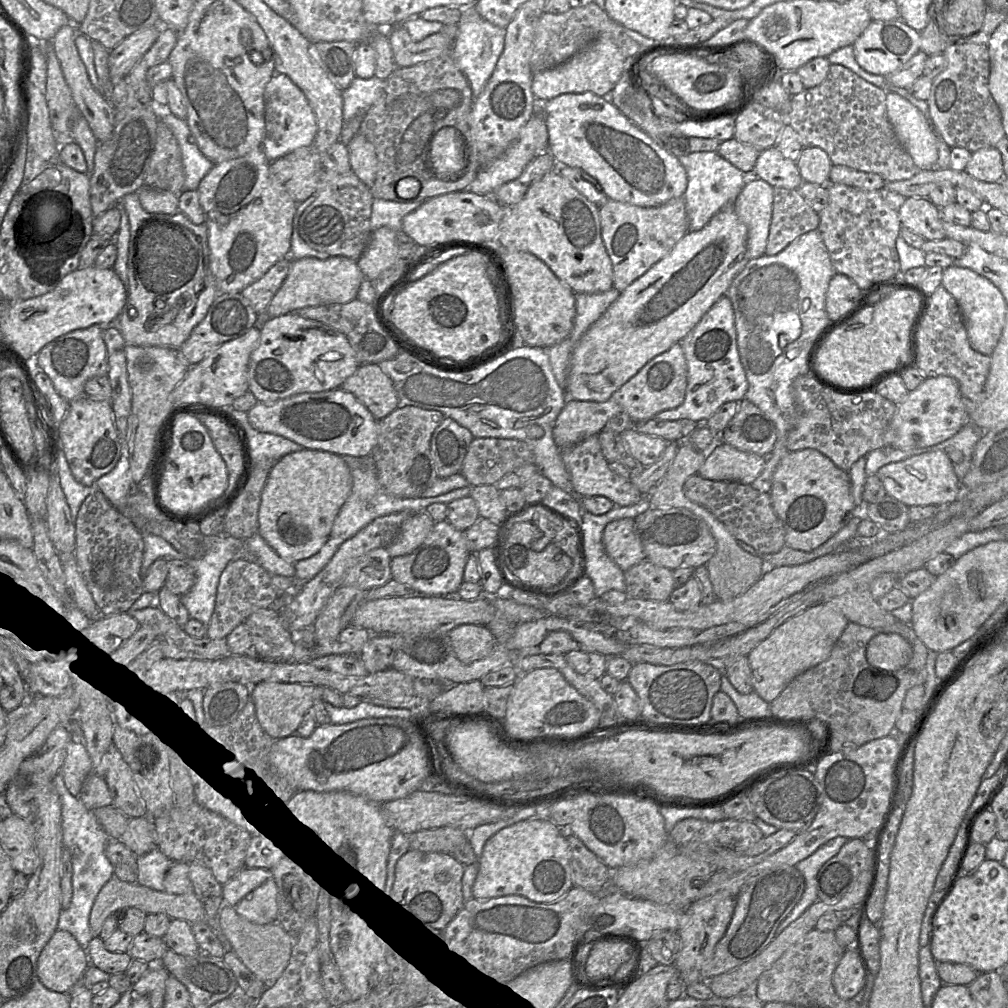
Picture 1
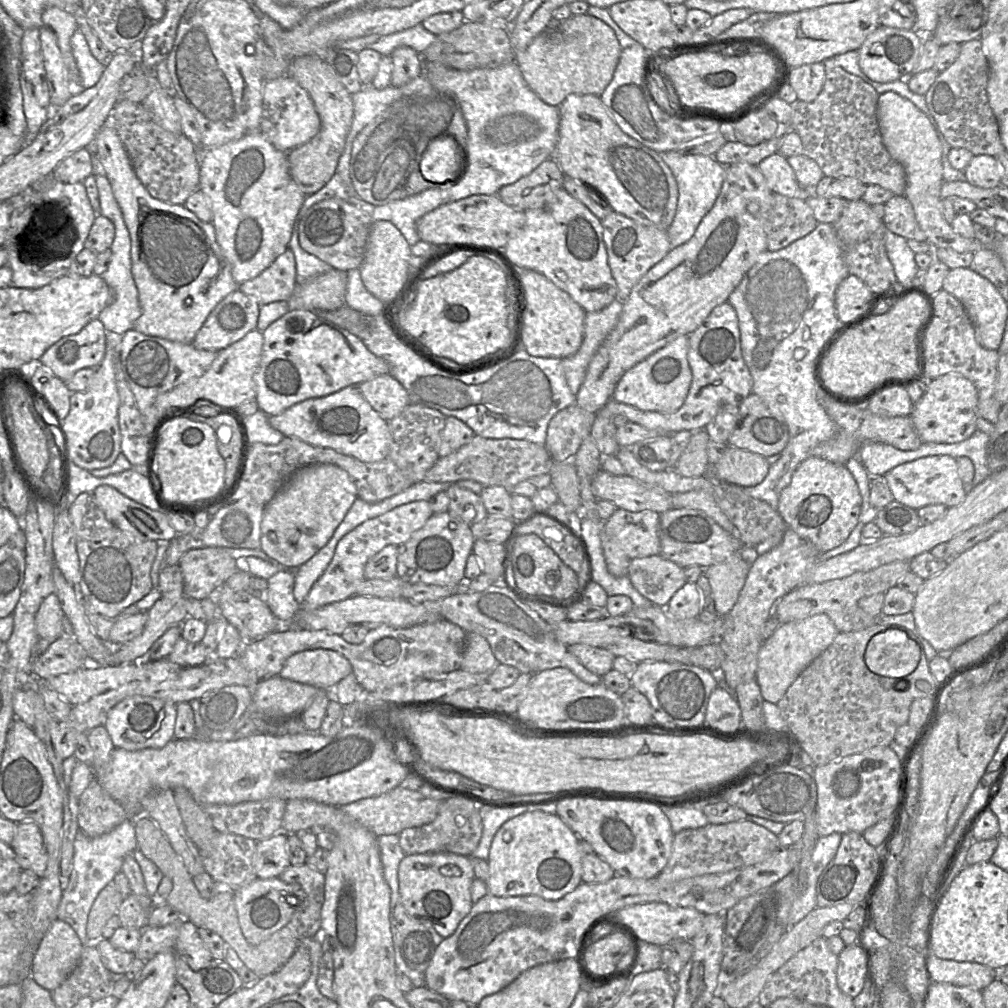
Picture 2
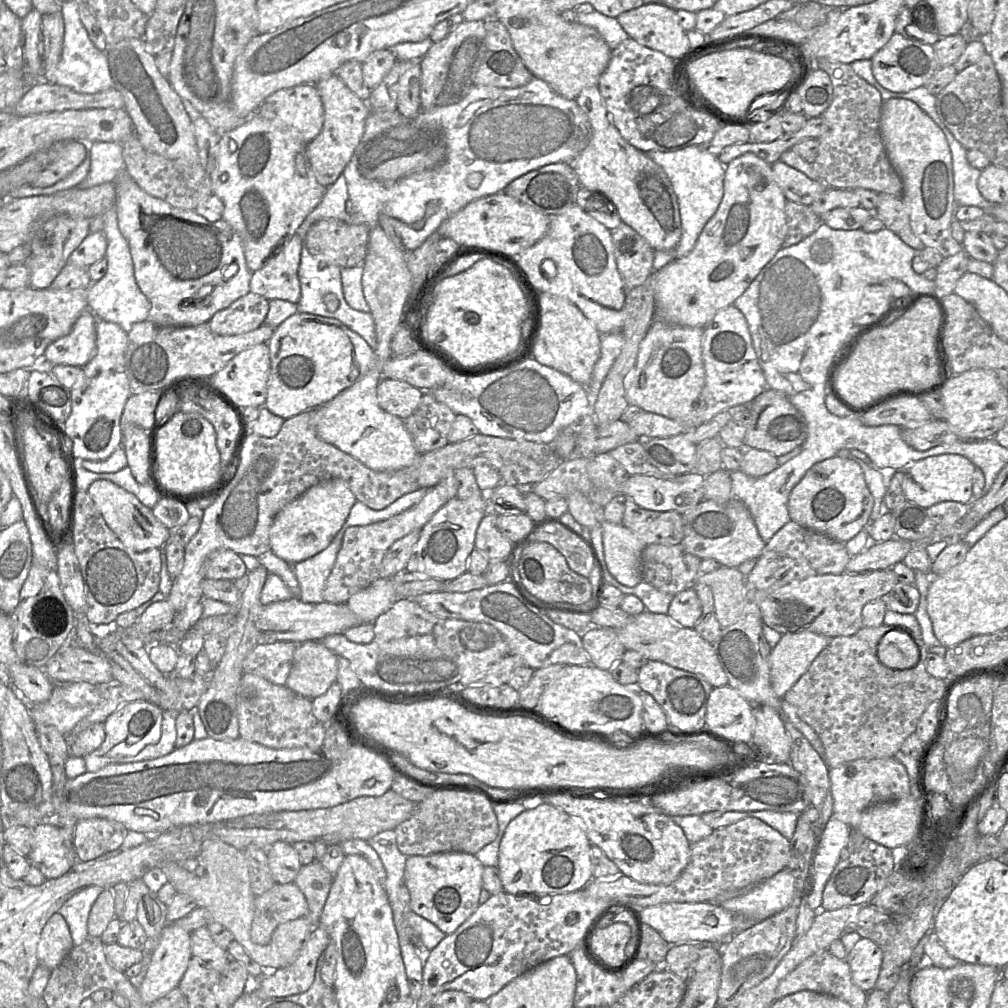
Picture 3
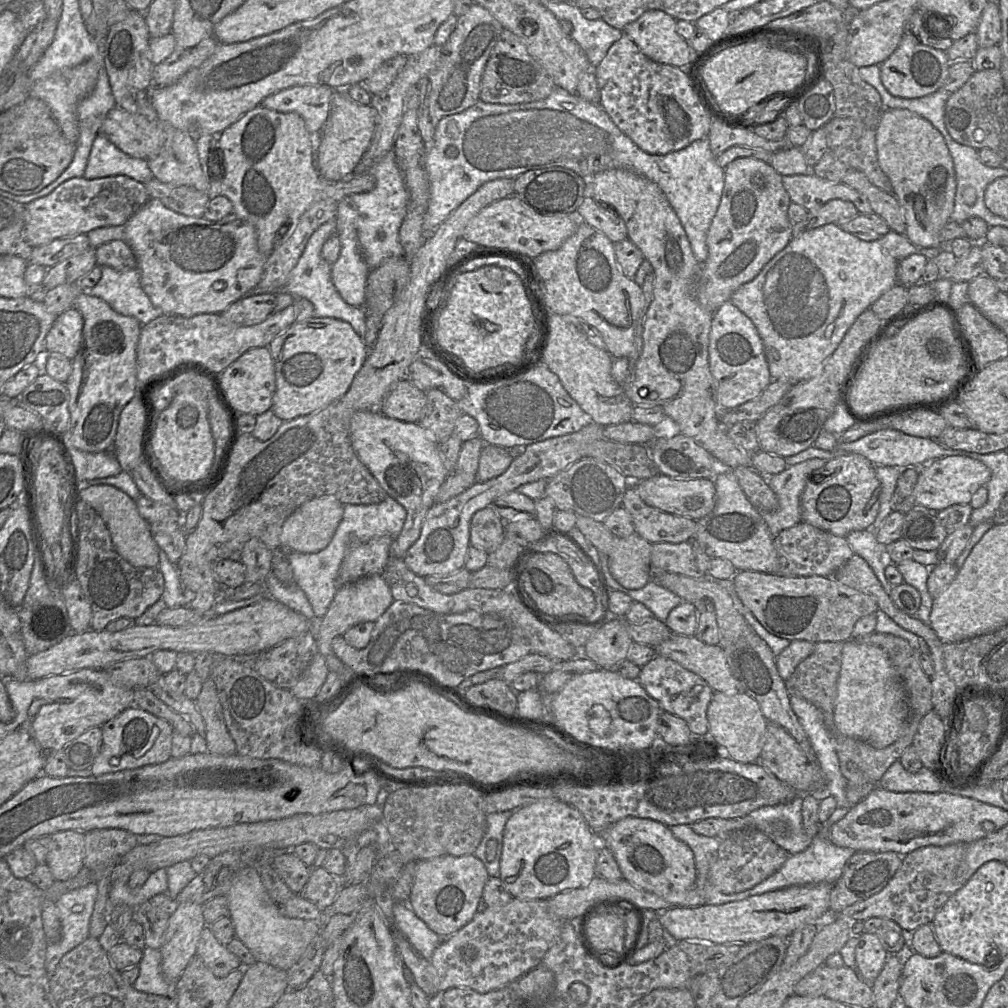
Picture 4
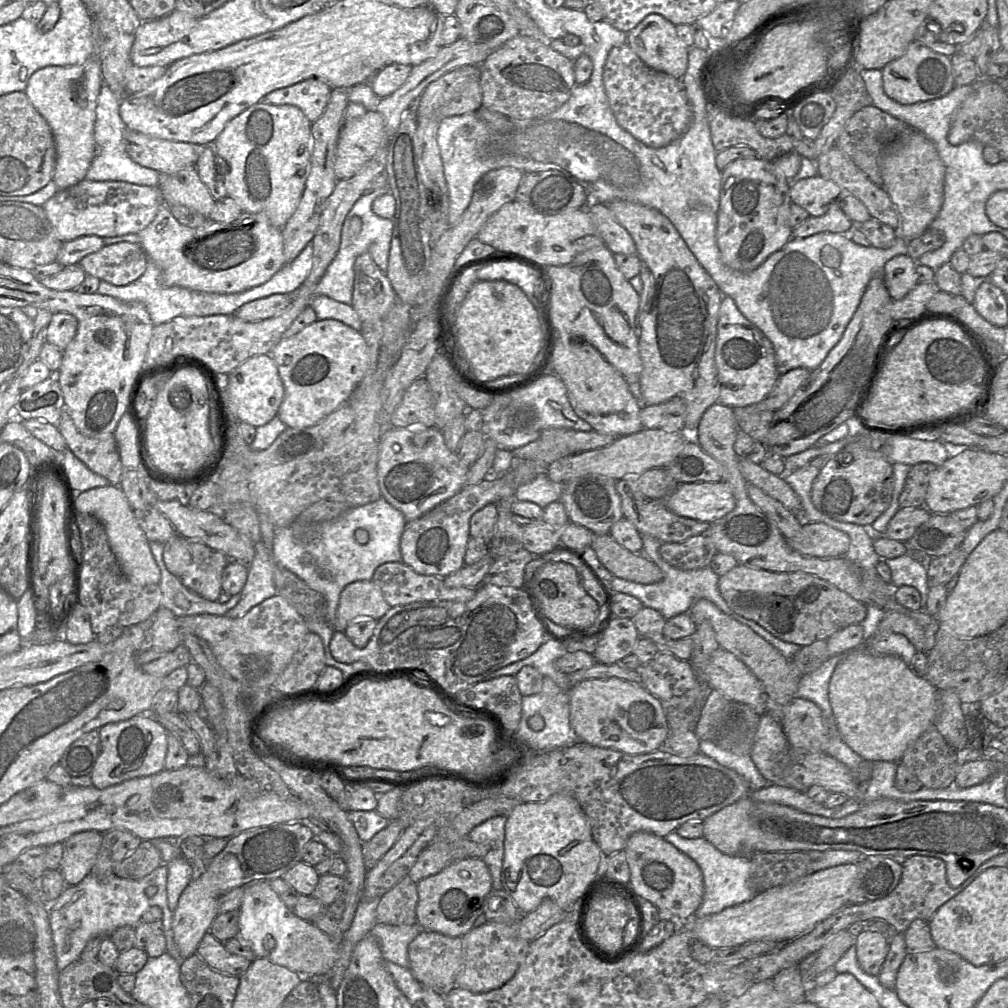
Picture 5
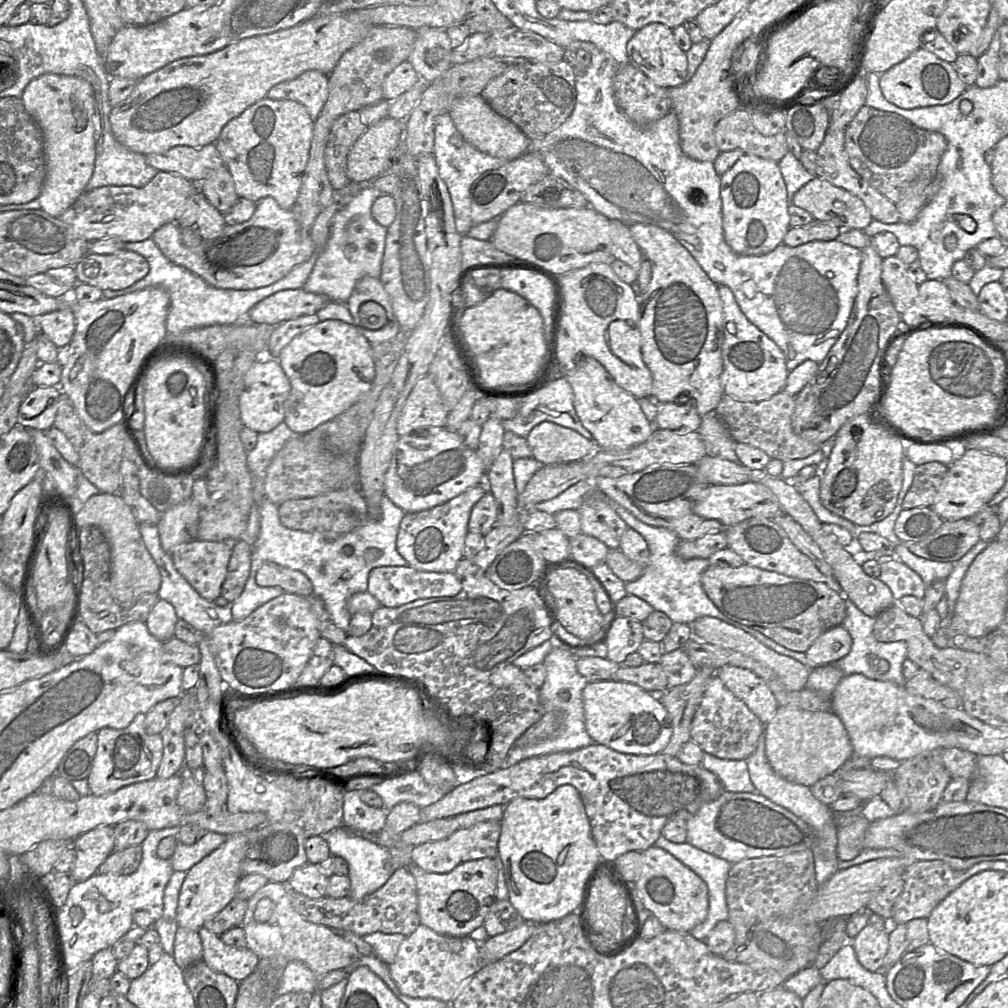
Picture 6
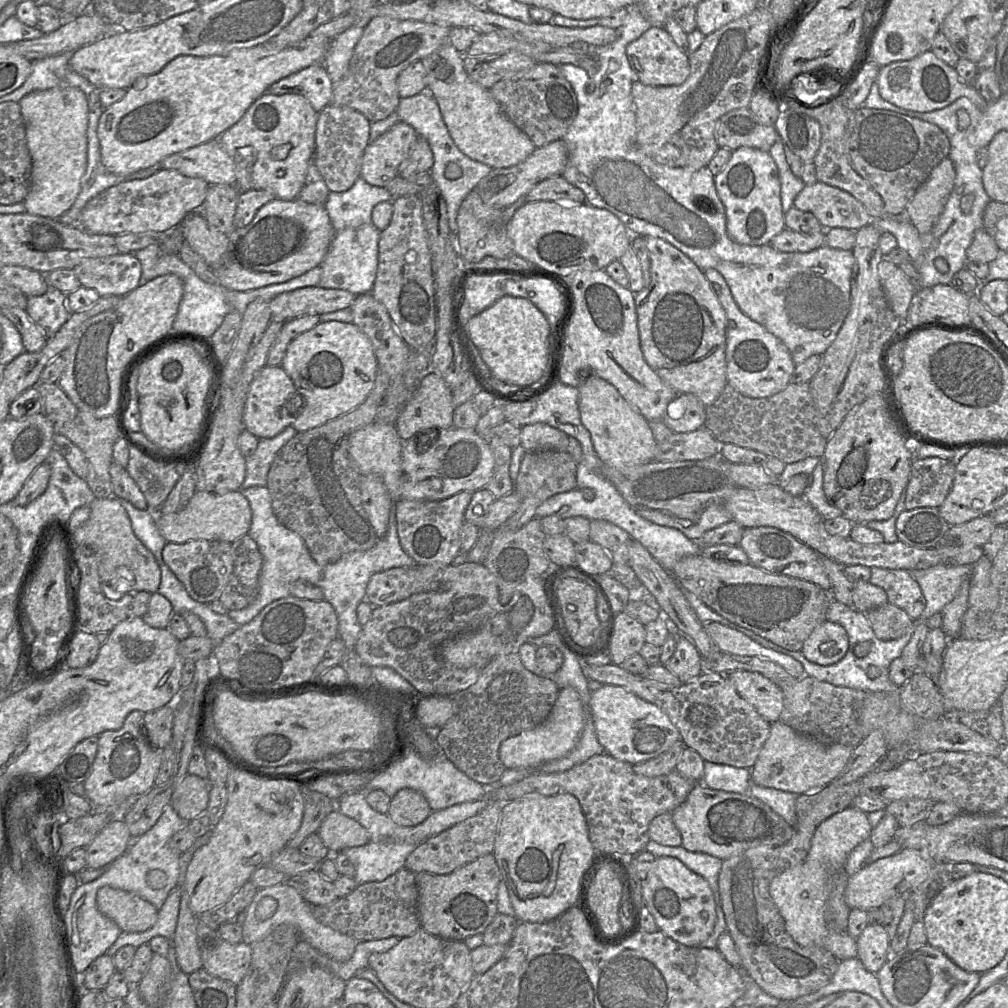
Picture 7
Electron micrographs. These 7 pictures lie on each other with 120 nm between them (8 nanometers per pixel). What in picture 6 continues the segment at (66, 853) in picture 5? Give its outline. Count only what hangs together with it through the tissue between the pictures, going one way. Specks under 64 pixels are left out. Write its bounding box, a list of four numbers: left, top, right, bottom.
[70,826,114,882]

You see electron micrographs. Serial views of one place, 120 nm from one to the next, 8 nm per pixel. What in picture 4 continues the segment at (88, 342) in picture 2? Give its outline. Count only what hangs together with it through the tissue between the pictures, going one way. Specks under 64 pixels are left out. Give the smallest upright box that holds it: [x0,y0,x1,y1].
[45,308,83,360]

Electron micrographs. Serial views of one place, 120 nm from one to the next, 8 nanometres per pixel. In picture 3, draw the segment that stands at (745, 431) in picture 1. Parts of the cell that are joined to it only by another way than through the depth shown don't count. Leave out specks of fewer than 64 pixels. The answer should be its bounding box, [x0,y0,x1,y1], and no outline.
[744,388,808,458]

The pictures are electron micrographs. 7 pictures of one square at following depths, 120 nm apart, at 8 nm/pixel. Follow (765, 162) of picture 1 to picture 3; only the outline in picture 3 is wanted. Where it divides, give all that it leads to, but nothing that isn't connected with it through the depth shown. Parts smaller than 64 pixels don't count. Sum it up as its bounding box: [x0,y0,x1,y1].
[771,160,828,206]

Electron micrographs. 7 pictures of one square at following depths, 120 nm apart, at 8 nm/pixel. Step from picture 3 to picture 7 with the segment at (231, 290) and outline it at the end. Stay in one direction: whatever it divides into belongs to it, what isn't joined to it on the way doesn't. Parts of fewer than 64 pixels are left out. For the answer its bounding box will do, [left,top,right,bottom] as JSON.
[213,198,334,292]

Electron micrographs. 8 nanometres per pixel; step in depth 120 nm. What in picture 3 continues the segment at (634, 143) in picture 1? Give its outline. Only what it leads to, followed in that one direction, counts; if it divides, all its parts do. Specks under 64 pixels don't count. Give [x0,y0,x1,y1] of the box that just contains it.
[570,86,682,251]

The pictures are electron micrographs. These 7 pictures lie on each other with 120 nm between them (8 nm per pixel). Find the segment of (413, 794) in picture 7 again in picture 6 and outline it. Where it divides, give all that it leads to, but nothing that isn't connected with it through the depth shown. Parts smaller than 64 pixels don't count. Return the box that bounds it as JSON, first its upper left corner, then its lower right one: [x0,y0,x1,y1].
[376,802,421,846]

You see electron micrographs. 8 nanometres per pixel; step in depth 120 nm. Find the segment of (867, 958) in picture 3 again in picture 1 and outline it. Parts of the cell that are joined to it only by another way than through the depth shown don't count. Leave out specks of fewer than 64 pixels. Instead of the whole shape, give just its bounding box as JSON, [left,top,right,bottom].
[833,947,866,1000]

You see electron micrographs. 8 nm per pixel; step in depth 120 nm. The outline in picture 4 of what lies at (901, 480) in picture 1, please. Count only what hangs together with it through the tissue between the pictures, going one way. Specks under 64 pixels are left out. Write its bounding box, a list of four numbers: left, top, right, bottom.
[914,456,991,511]

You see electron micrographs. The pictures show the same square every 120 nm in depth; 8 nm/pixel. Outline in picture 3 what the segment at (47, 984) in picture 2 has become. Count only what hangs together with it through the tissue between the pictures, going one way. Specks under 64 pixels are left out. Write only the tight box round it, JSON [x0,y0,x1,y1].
[37,912,74,970]

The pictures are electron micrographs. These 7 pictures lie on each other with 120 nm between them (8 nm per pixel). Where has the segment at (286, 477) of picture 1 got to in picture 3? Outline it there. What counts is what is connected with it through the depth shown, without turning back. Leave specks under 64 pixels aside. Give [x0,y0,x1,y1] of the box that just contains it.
[269,479,356,564]

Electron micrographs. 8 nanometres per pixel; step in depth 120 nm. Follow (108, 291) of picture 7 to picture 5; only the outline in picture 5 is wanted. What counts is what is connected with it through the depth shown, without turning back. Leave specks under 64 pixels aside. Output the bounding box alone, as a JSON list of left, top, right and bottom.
[79,241,148,286]

